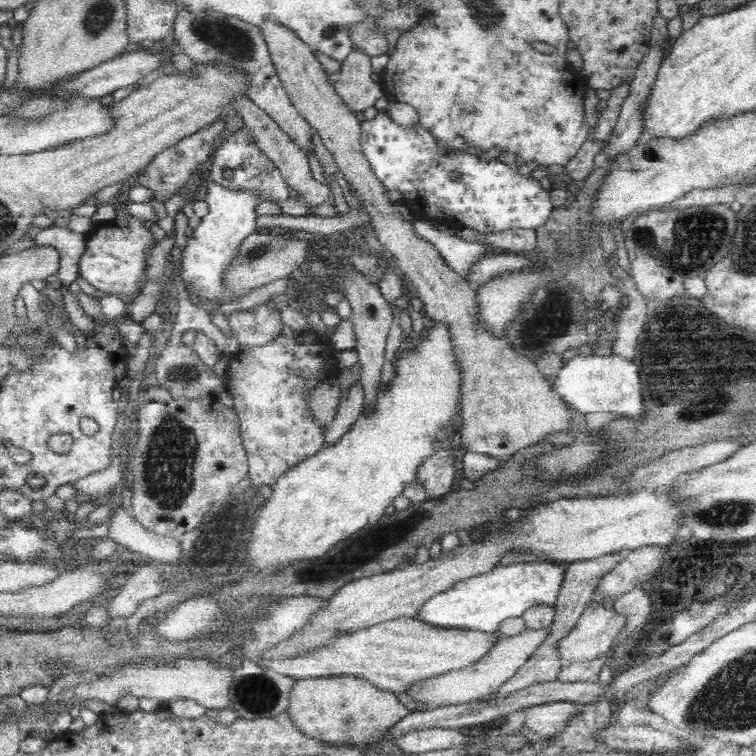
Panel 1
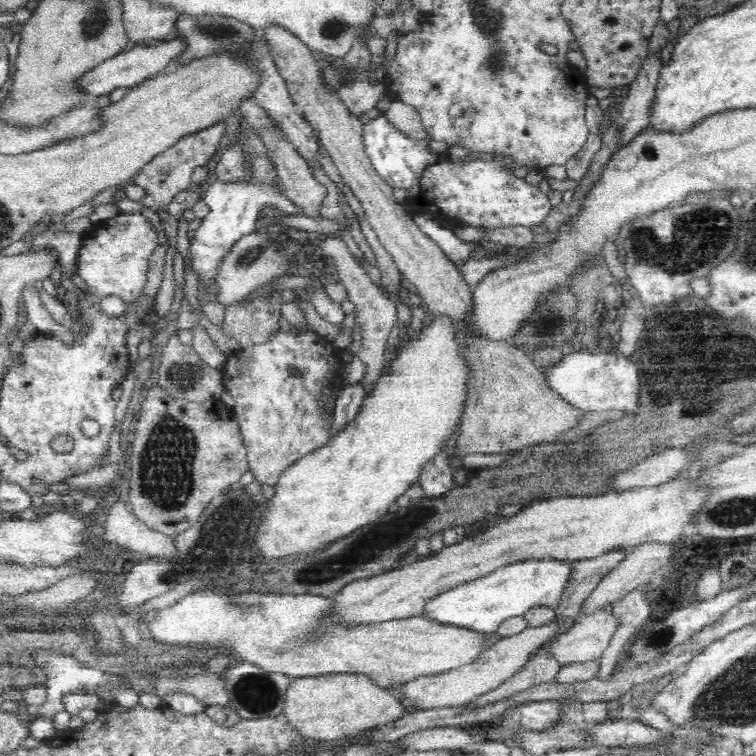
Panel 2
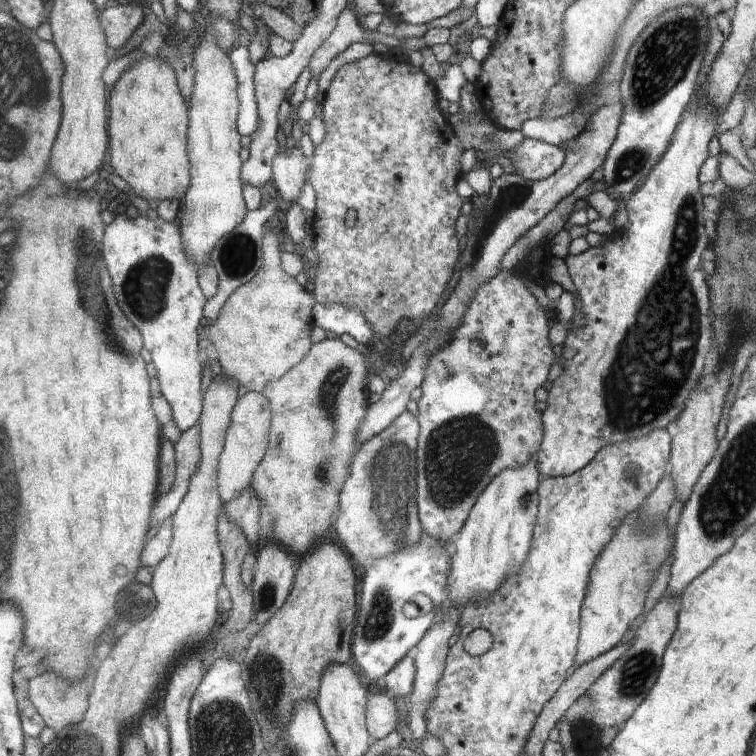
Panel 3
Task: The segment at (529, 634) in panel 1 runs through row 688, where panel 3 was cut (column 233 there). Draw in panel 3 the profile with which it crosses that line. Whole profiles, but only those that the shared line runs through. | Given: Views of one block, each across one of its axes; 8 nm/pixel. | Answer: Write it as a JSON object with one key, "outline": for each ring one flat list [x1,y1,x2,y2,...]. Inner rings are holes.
{"outline":[[250,391,242,398,238,398,231,412,231,421,219,456,218,490,224,504,235,499,251,484,253,474,256,473,259,462,266,452,270,427,271,406,262,393,254,394,254,391]]}

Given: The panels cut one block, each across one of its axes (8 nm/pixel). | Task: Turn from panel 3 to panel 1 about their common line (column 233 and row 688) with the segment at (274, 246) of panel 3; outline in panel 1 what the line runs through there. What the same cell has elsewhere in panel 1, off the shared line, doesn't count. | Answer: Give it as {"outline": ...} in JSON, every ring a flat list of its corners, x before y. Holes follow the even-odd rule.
{"outline":[[326,676,318,679,296,679,286,708,294,725,306,735,327,743,365,746,382,739,389,729,410,715,393,692,380,690,359,676]]}

